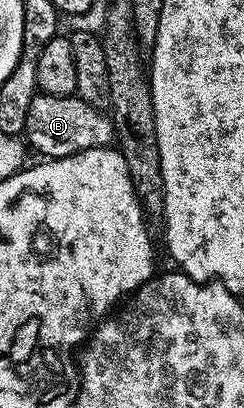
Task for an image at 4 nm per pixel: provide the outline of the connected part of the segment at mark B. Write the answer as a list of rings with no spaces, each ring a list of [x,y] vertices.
[[[38,94],[27,110],[27,126],[23,133],[28,147],[45,158],[58,160],[92,148],[107,148],[114,143],[112,119],[102,109],[91,106],[72,96],[47,96]]]

